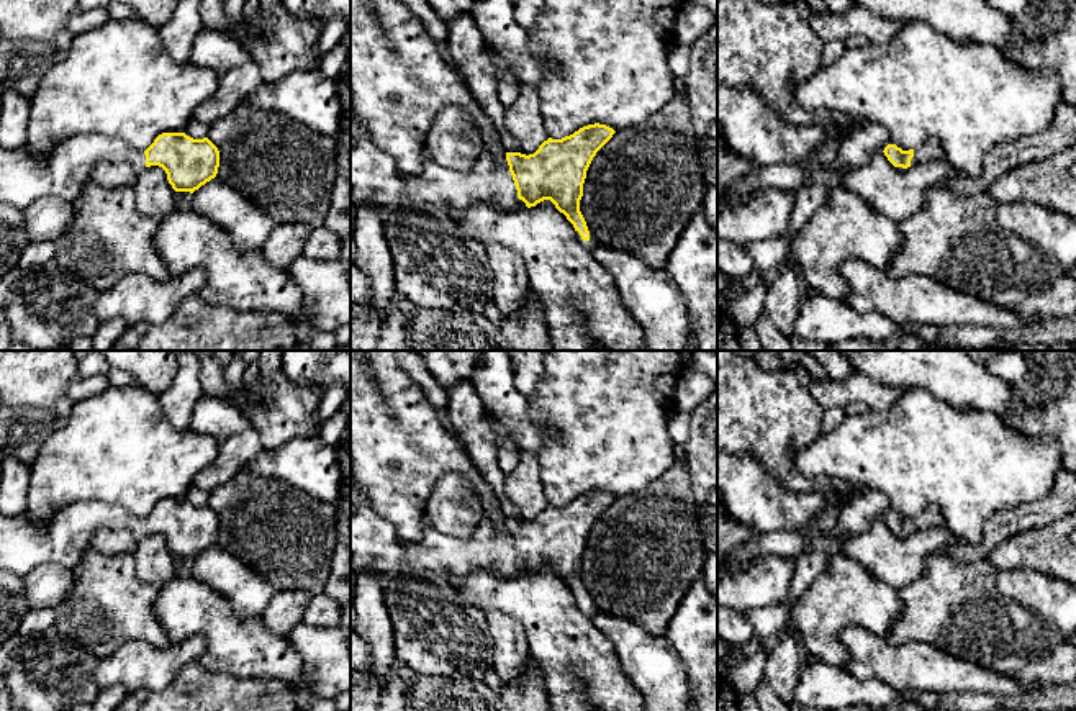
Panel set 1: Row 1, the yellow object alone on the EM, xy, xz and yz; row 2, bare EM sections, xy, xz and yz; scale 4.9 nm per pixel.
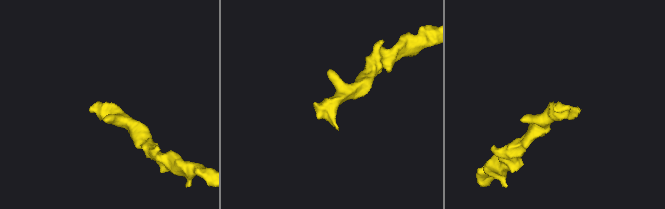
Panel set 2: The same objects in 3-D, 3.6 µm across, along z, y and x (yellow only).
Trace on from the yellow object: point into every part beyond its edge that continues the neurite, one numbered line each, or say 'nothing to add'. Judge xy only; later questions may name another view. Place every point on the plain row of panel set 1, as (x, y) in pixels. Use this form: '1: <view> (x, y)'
1: xy (25, 544)

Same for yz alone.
1: yz (929, 518)

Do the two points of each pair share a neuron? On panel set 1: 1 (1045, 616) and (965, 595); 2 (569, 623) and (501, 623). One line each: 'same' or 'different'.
1: same
2: different

